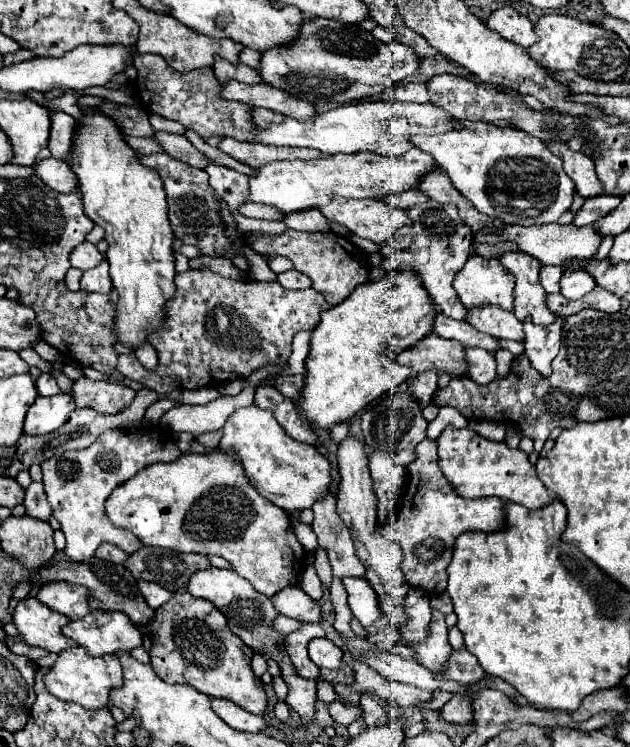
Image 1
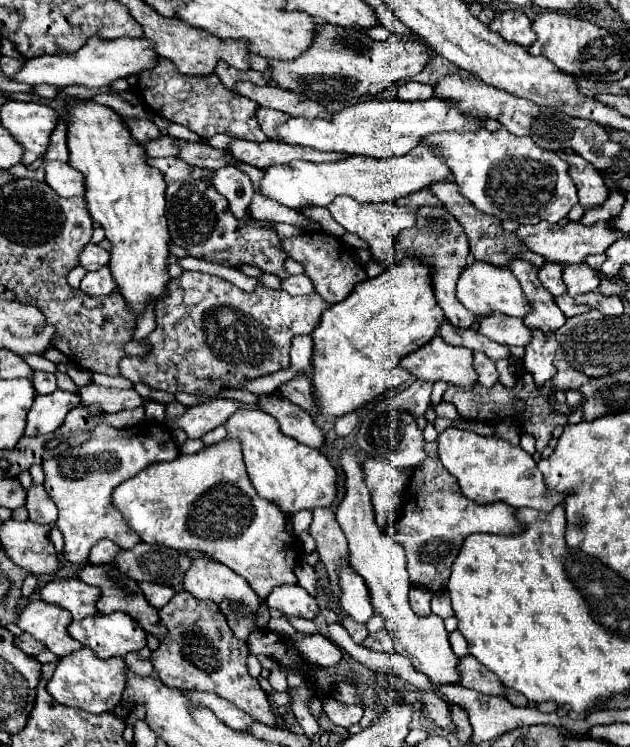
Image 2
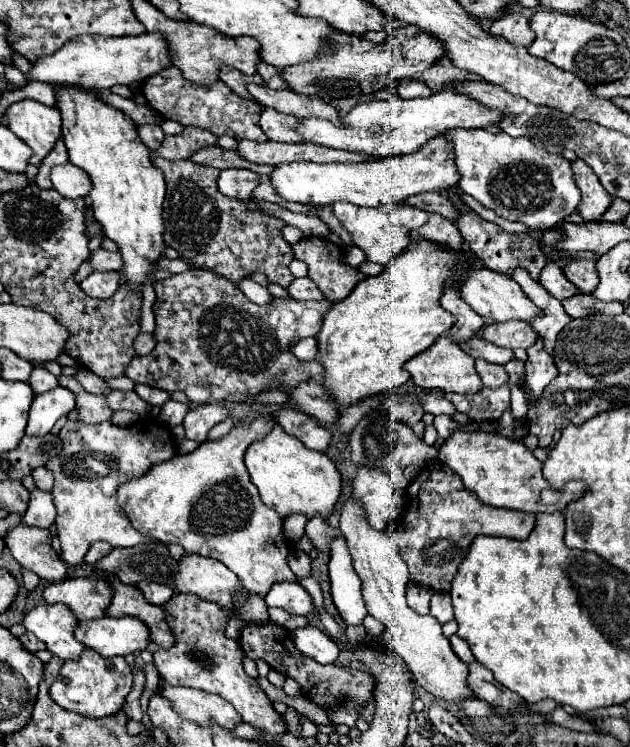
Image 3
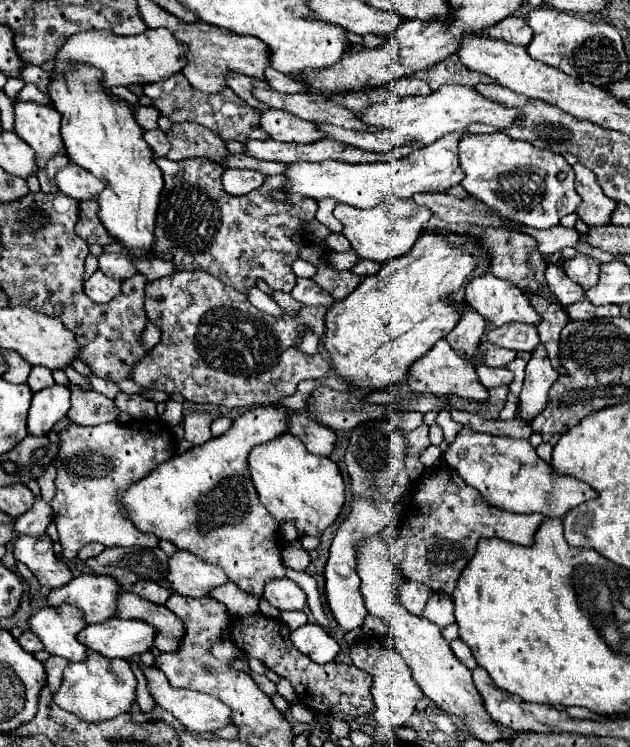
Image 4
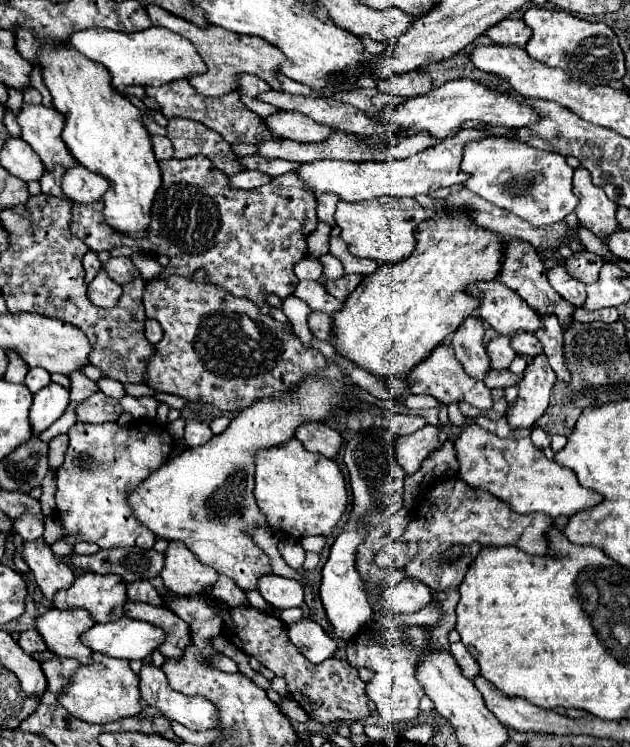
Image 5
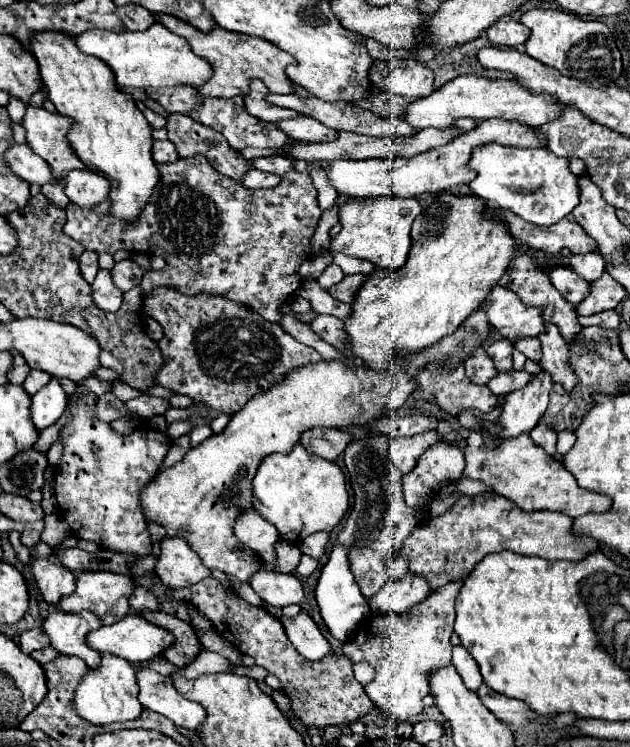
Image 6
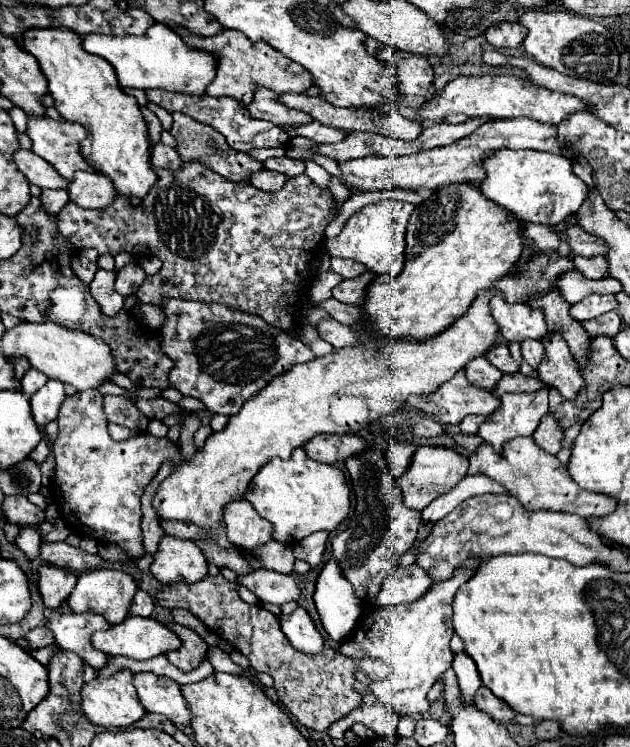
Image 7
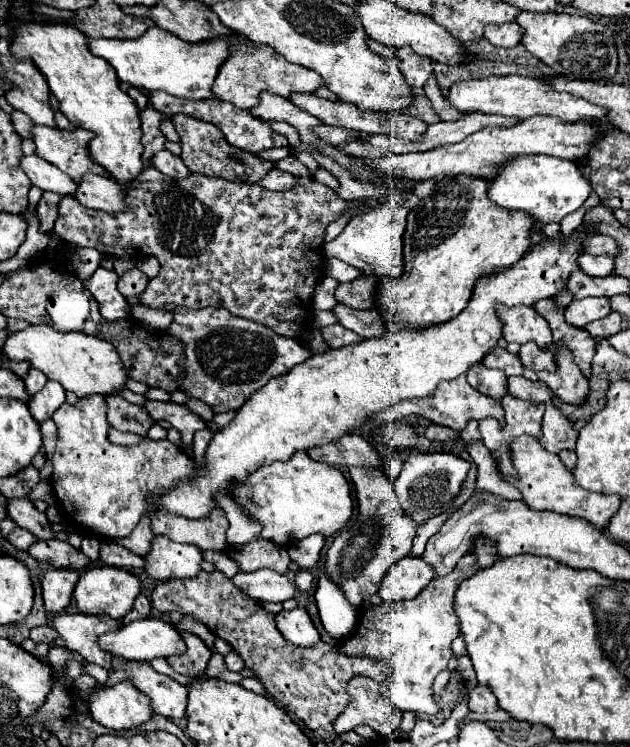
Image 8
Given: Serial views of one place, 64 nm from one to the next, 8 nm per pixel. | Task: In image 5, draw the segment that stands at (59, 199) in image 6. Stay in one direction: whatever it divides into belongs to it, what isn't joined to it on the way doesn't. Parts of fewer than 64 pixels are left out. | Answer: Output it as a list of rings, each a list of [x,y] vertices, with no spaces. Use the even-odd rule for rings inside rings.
[[[56,166],[54,170],[46,170],[40,178],[40,184],[42,184],[42,192],[44,194],[50,194],[50,196],[64,196],[62,190],[60,190],[60,176],[64,174],[64,166]]]

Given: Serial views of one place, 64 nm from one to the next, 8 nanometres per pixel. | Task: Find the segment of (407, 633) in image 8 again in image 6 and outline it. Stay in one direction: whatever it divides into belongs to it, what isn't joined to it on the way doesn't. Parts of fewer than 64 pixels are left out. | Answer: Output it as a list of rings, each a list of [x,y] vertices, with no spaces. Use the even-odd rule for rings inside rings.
[[[462,582],[446,584],[444,588],[438,588],[436,592],[432,592],[428,600],[408,610],[408,614],[412,614],[410,622],[402,622],[402,616],[396,616],[396,614],[388,614],[388,616],[374,614],[368,620],[364,620],[364,624],[360,624],[360,628],[348,642],[344,642],[344,648],[342,648],[344,656],[348,656],[354,664],[368,662],[374,666],[376,678],[366,686],[366,694],[376,704],[376,708],[380,708],[380,712],[384,712],[392,720],[414,720],[424,710],[422,698],[428,694],[428,674],[440,666],[450,664],[450,658],[452,658],[450,634],[454,632],[454,602],[460,594],[460,586]]]

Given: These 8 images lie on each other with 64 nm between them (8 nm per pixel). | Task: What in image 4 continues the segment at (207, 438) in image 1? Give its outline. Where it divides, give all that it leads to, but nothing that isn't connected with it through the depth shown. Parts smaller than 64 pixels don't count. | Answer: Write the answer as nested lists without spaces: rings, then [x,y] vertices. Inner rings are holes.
[[[220,416],[220,418],[212,424],[212,436],[214,436],[214,438],[222,436],[230,426],[232,426],[232,418],[230,418],[230,416]]]

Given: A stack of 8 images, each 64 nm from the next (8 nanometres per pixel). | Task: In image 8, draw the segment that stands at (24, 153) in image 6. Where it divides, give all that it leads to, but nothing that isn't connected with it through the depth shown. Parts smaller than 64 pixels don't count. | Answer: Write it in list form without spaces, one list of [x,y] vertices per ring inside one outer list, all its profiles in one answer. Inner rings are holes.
[[[36,154],[22,156],[20,168],[28,174],[32,184],[38,186],[40,190],[58,192],[62,196],[76,192],[76,182],[70,176],[64,176],[64,172],[60,172],[58,168],[52,168],[52,164],[48,164],[46,160],[40,160],[40,156]]]

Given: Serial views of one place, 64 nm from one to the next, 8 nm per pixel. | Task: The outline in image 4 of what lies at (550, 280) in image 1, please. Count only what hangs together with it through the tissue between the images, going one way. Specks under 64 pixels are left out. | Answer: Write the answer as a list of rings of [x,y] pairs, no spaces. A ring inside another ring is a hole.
[[[550,264],[546,268],[546,284],[562,306],[568,306],[568,304],[580,300],[580,296],[584,296],[584,290],[576,282],[568,280],[564,270],[556,264]]]

